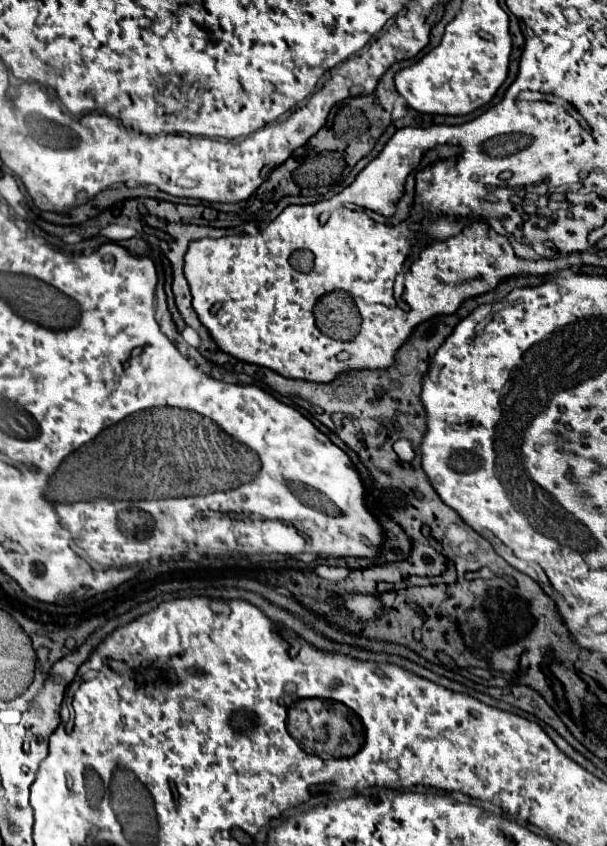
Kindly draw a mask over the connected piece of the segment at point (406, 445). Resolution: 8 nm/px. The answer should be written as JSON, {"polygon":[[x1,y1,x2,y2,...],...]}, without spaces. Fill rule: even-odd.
{"polygon":[[399,439,399,441,395,441,393,447,395,447,395,453,399,455,401,461,413,461,415,451,413,451,413,445,409,439]]}

